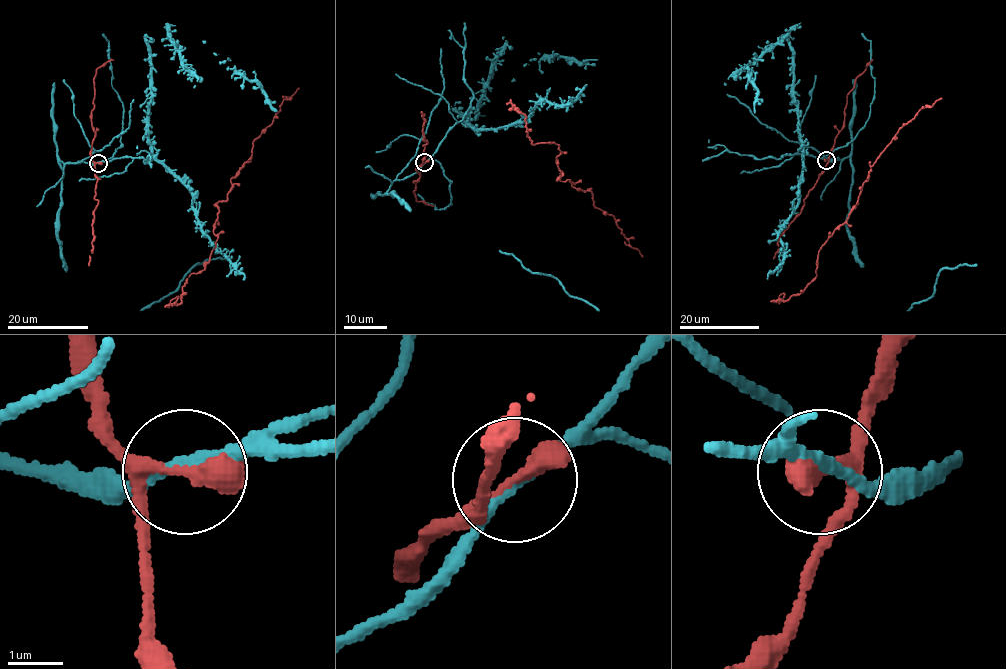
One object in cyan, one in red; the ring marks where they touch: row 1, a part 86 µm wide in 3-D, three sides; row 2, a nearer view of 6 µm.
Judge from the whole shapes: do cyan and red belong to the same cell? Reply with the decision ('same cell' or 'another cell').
another cell

